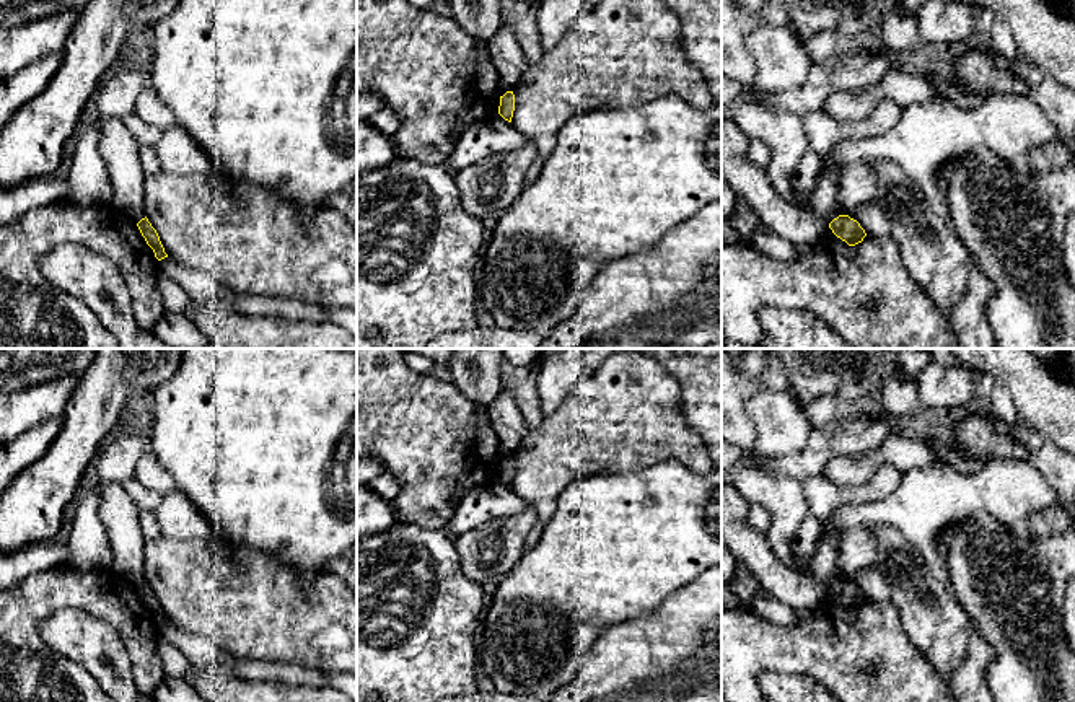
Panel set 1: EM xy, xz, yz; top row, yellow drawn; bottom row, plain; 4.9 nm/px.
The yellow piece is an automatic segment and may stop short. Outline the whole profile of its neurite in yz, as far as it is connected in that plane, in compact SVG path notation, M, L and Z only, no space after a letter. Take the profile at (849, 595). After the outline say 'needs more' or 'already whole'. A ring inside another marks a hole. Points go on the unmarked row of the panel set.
M839 580L829 588L829 593L832 598L845 606L849 611L855 611L863 606L867 601L865 595L860 591L860 588L849 580Z; already whole

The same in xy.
M142 583L138 588L137 588L142 601L145 603L147 609L153 614L155 617L155 622L158 625L168 622L168 619L165 617L165 612L160 606L160 601L156 598L156 595L151 591L151 588L148 586L148 583Z; already whole

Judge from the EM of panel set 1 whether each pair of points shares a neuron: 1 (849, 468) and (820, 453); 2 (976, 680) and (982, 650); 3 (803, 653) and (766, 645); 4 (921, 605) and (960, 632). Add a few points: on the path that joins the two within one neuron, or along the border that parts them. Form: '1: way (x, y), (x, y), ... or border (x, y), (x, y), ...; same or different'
1: border (870, 451), (860, 456), (834, 456), (820, 474); different
2: way (976, 673), (978, 657); same
3: way (794, 649), (776, 649); same
4: way (930, 614), (945, 629), (950, 629); same

